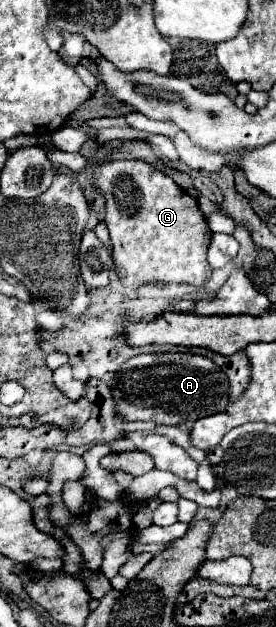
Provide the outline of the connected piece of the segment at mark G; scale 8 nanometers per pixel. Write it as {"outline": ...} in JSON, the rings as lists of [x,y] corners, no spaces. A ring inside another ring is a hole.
{"outline":[[[47,150],[49,160],[57,164],[65,164],[73,172],[85,170],[87,164],[91,166],[91,184],[95,192],[105,196],[105,224],[113,242],[115,266],[117,274],[125,286],[141,286],[151,280],[161,280],[165,284],[171,282],[187,282],[193,286],[203,286],[211,276],[211,266],[207,262],[207,248],[211,242],[211,230],[205,222],[203,212],[195,198],[191,198],[183,188],[179,188],[167,174],[157,170],[153,164],[143,160],[117,160],[117,162],[95,162],[79,152],[61,152],[61,150]]]}

